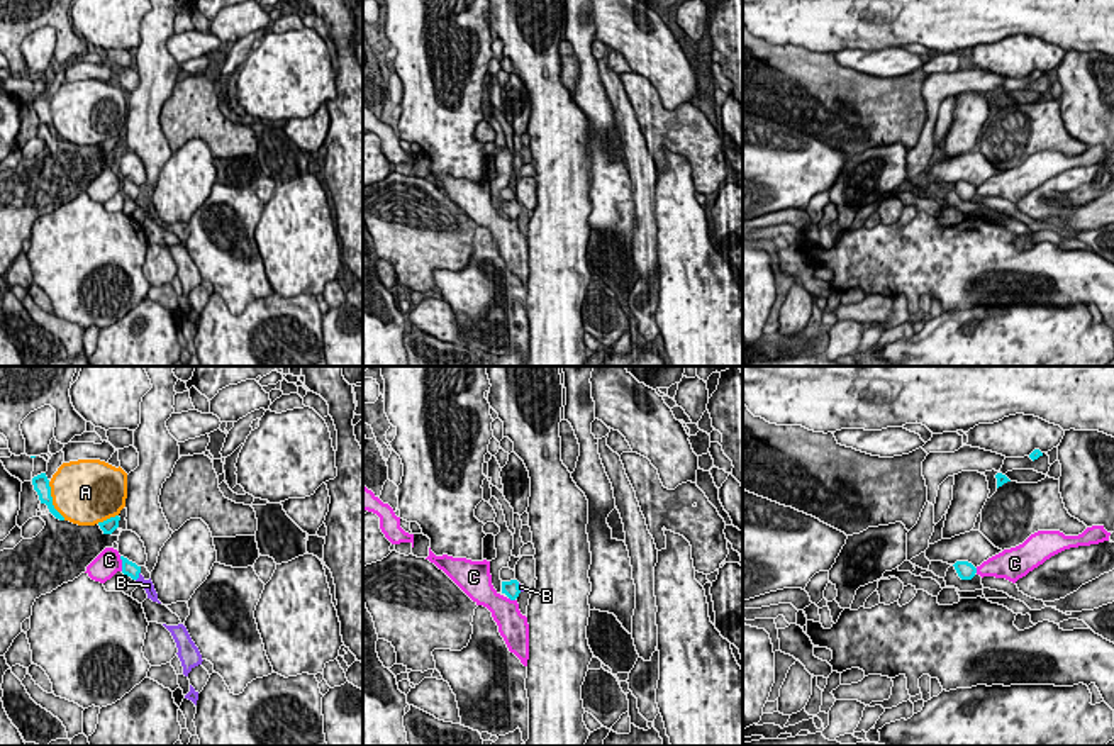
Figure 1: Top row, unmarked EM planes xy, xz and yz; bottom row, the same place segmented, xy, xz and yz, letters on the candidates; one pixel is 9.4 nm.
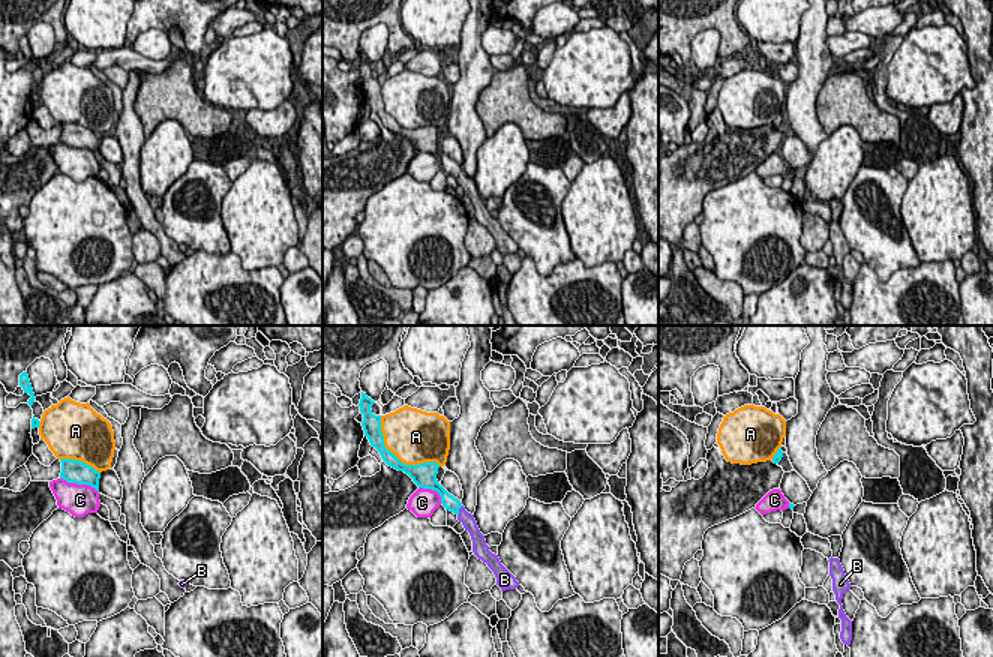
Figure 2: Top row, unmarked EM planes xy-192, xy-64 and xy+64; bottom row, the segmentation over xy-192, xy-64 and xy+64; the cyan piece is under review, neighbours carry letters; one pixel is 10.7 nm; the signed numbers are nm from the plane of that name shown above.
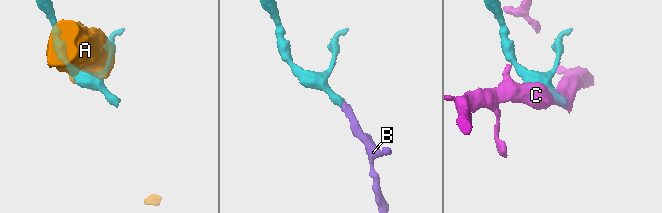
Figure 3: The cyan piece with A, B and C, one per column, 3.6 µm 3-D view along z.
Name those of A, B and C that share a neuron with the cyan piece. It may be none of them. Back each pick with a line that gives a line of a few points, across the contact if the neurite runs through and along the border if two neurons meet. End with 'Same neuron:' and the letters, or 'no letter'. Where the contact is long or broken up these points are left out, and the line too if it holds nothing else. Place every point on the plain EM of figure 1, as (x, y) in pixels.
B: xy (129, 189), (138, 197), (148, 205)
Same neuron: B

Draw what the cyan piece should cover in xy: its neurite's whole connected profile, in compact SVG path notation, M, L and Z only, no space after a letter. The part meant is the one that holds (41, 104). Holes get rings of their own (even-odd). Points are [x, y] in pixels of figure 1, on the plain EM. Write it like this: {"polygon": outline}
{"polygon": "M41 93L41 95L34 97L32 105L34 105L34 110L39 115L41 124L46 124L49 132L56 139L64 141L64 137L53 125L51 107L49 107L49 100L47 100L46 93Z"}

